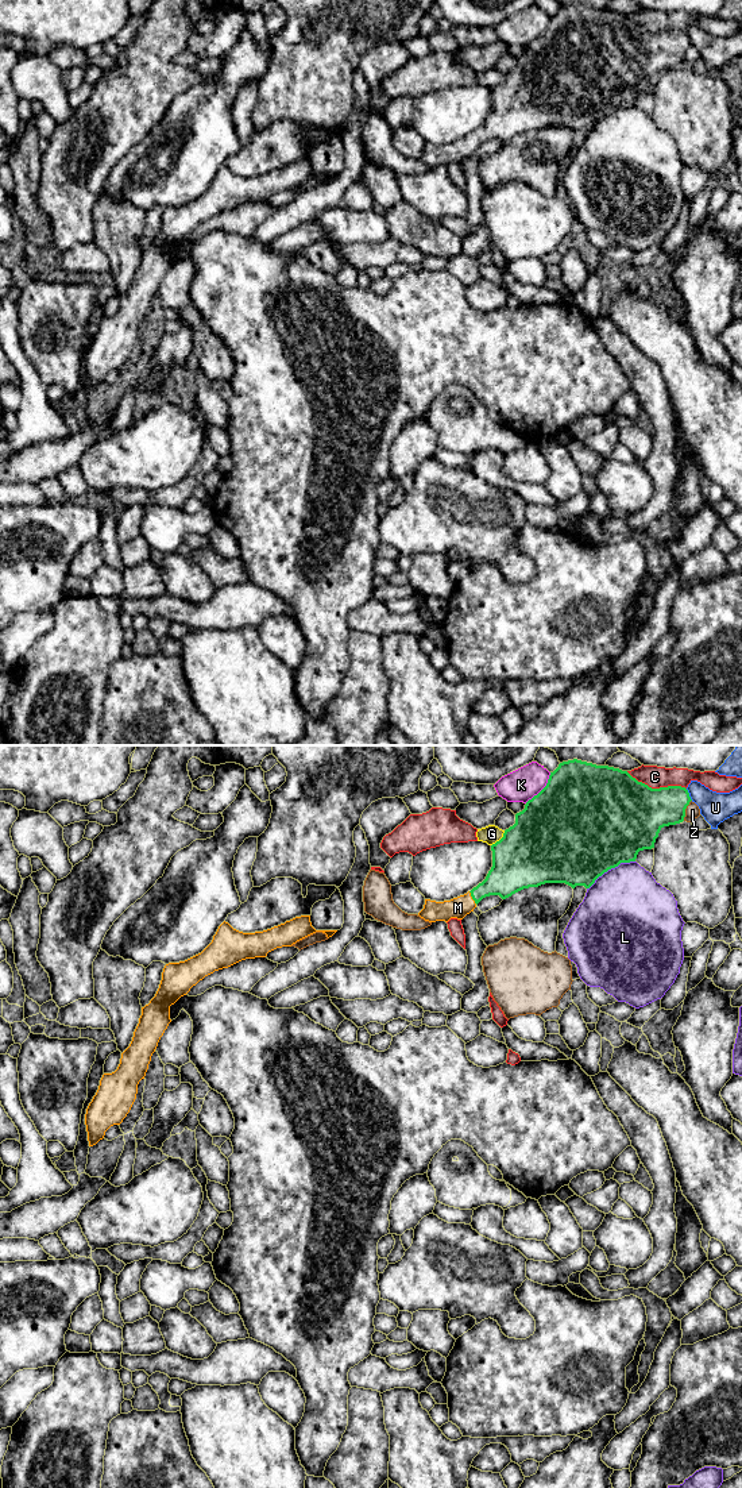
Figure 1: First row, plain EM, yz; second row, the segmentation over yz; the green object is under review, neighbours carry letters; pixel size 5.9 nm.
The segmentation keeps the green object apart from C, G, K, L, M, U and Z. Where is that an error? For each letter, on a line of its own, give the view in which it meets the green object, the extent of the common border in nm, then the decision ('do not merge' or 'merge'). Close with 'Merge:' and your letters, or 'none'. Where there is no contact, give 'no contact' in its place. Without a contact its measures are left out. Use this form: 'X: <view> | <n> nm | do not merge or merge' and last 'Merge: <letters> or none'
C: yz | 380 nm | do not merge
G: yz | 130 nm | do not merge
K: yz | 240 nm | do not merge
L: yz | 340 nm | do not merge
M: yz | 90 nm | merge
U: yz | 80 nm | do not merge
Z: yz | 140 nm | do not merge
Merge: M

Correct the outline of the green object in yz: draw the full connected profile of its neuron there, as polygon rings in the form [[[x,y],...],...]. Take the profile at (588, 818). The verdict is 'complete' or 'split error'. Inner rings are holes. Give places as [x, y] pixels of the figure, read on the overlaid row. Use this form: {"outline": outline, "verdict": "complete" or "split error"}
{"outline": [[[577,759],[563,762],[550,772],[546,786],[515,814],[515,824],[491,845],[492,867],[486,879],[451,901],[425,899],[418,915],[429,922],[463,920],[486,897],[506,899],[545,883],[590,888],[608,870],[635,861],[639,851],[654,848],[664,826],[684,821],[691,801],[681,786],[652,789],[619,768]]], "verdict": "split error"}

